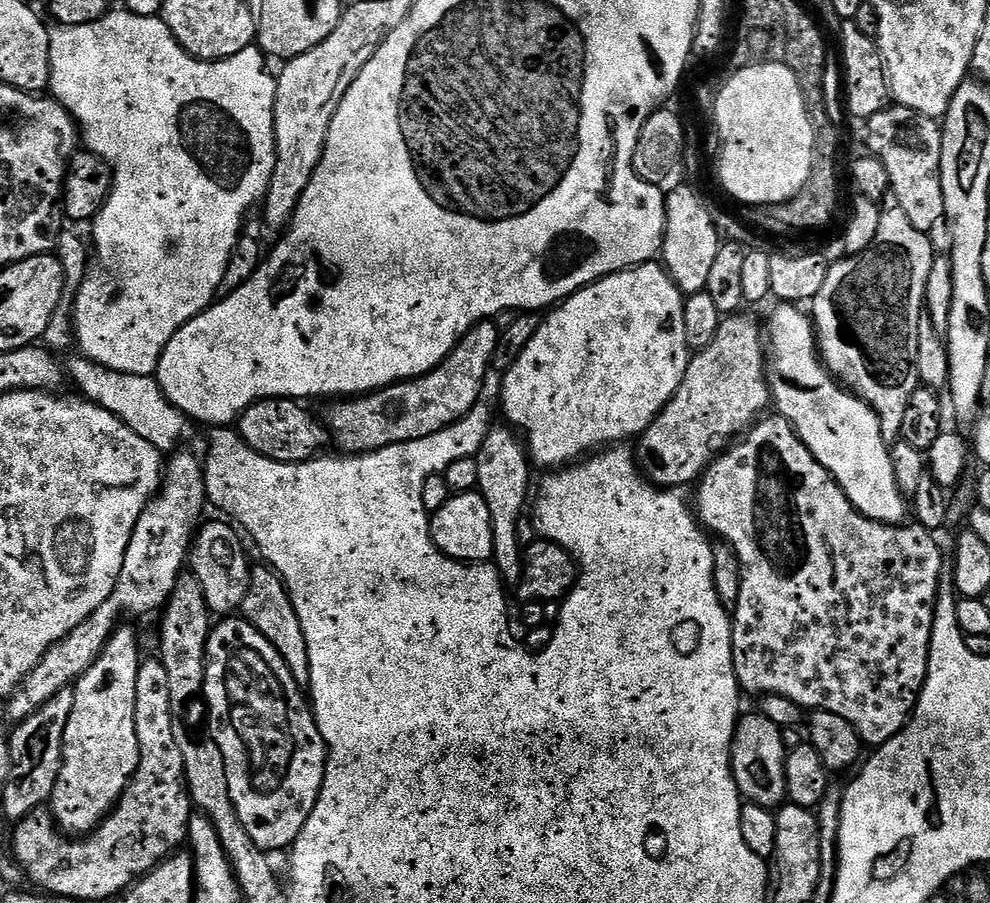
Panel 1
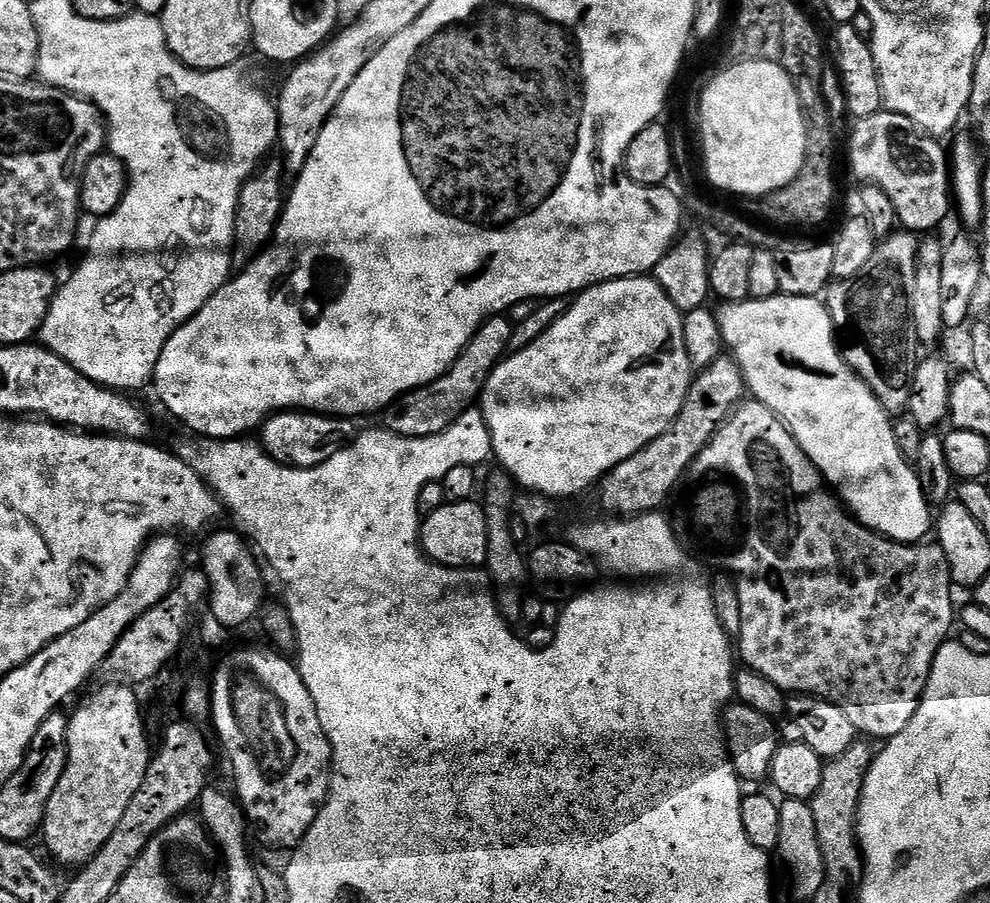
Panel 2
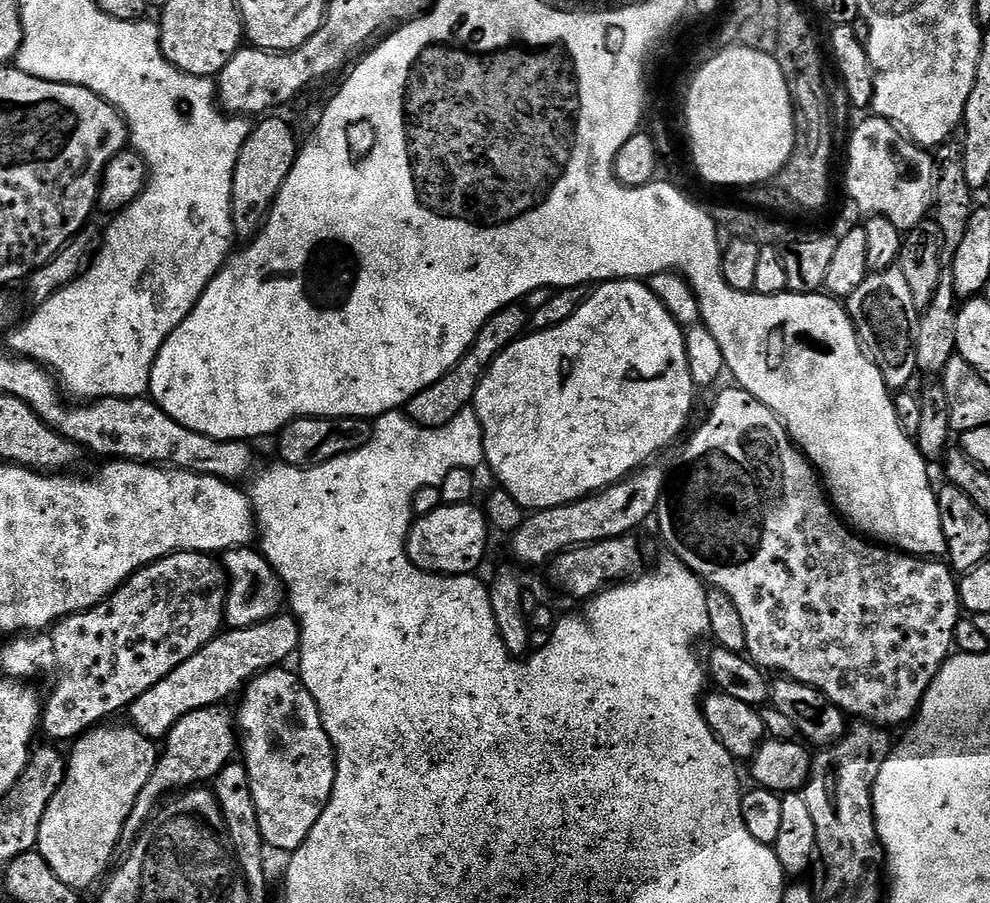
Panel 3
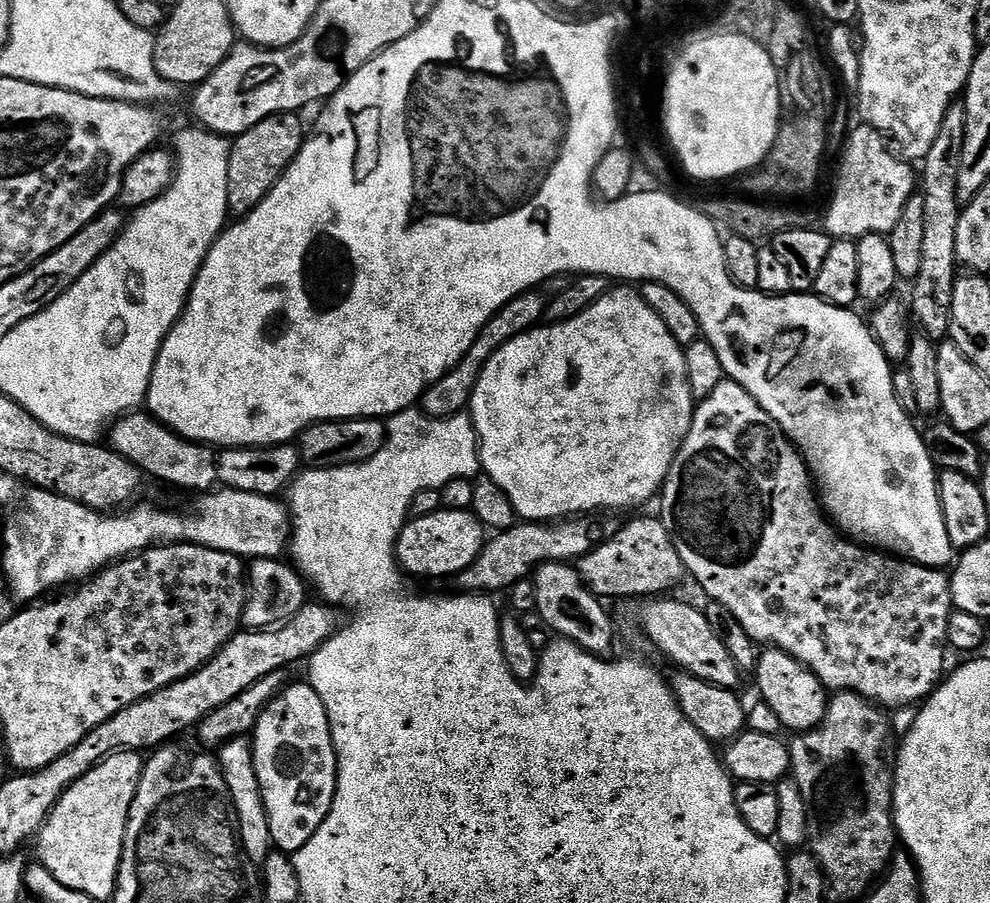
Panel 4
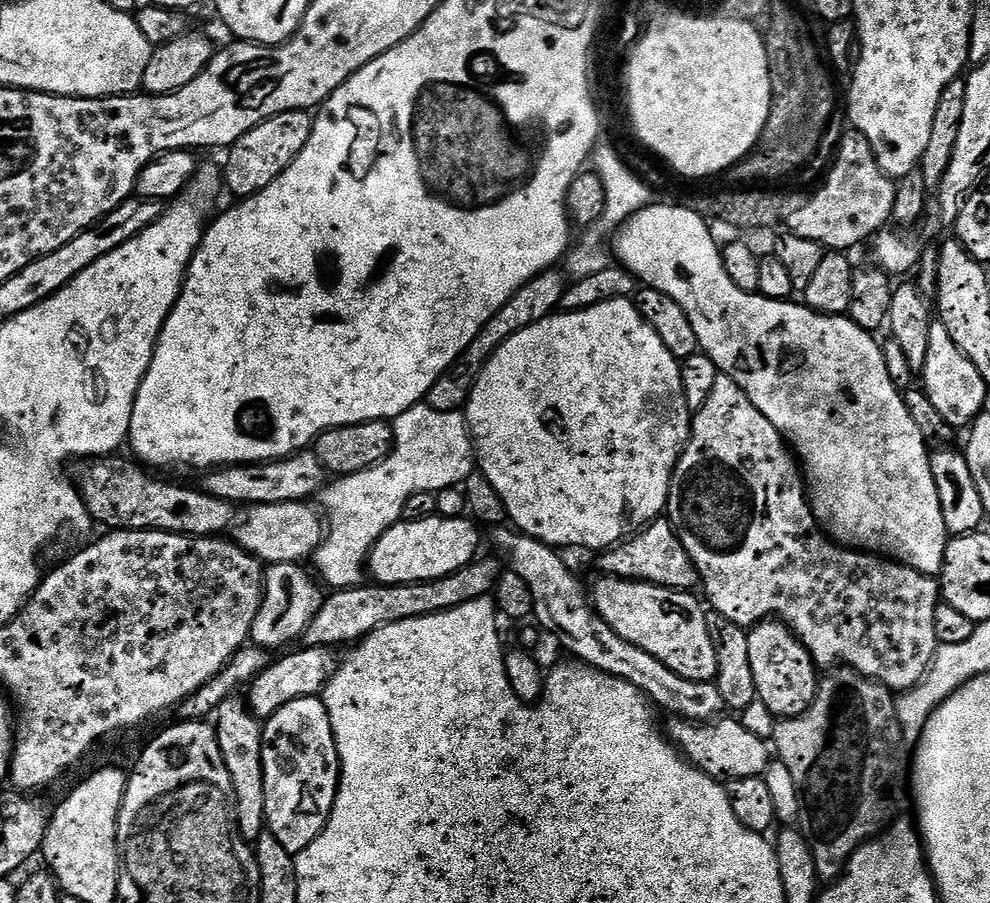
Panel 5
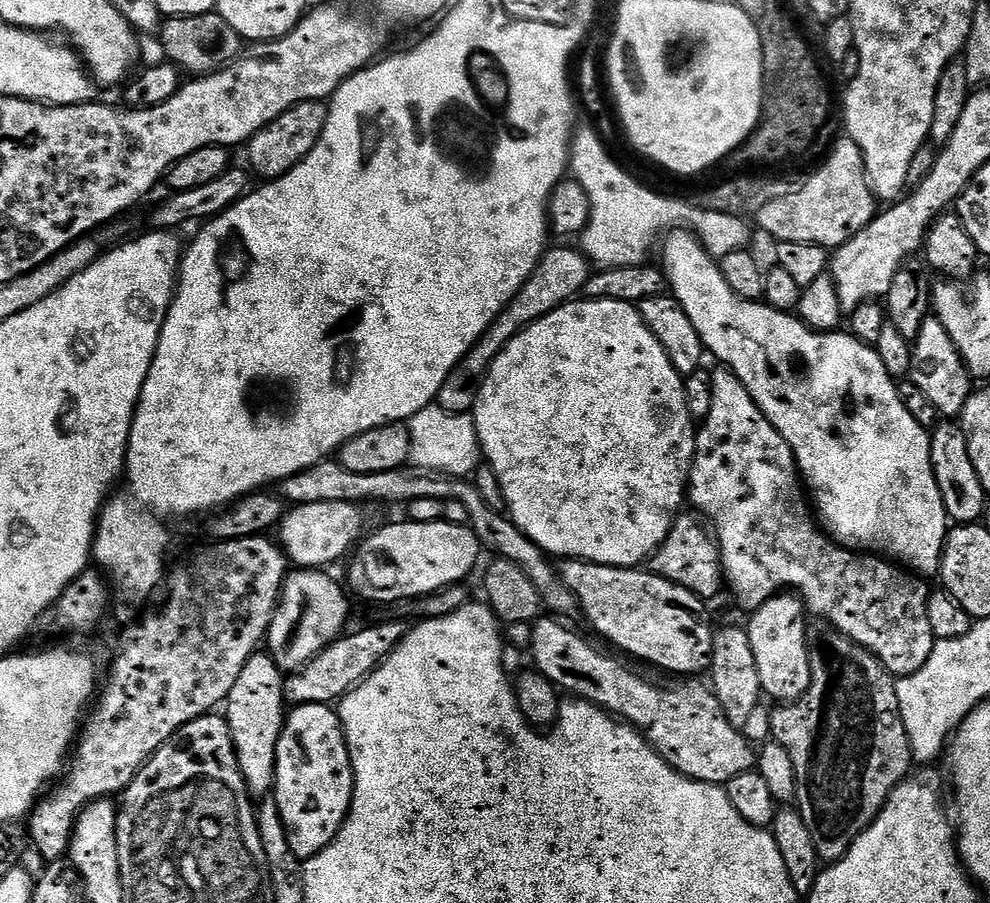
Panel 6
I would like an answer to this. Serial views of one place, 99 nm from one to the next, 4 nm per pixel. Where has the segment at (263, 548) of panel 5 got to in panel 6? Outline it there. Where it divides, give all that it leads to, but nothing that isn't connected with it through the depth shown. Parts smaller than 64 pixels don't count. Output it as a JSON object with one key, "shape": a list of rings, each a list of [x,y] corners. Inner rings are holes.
{"shape":[[[314,502],[313,504],[297,504],[285,511],[283,520],[278,525],[278,543],[284,555],[297,569],[320,570],[324,564],[332,564],[349,552],[360,532],[360,511],[354,504],[342,502]]]}

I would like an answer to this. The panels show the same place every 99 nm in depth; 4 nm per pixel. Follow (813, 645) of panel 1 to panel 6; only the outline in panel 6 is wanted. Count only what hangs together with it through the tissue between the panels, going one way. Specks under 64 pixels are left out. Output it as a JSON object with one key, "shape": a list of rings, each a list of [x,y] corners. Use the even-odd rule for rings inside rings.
{"shape":[[[723,366],[717,369],[711,373],[710,412],[696,433],[696,454],[688,469],[686,496],[714,533],[720,548],[720,566],[724,570],[726,588],[732,591],[737,606],[755,610],[771,596],[795,590],[805,609],[816,615],[813,617],[831,624],[846,634],[846,638],[877,656],[880,665],[893,677],[909,676],[914,670],[922,670],[937,641],[926,615],[929,589],[924,589],[920,585],[923,583],[903,567],[879,555],[861,554],[843,547],[825,535],[806,503],[806,492],[790,446],[766,419],[763,410],[734,373]]]}

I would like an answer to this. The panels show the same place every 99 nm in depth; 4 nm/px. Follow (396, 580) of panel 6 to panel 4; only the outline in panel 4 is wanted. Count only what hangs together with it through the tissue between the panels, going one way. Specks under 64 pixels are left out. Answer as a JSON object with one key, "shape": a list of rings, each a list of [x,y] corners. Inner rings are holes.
{"shape":[[[441,510],[430,514],[426,518],[409,519],[405,523],[404,529],[401,530],[400,536],[396,540],[396,562],[409,577],[429,576],[432,580],[438,579],[439,576],[454,578],[459,572],[466,570],[466,566],[474,563],[480,551],[484,549],[485,543],[486,529],[481,524],[480,519],[473,516],[471,511],[450,512]]]}

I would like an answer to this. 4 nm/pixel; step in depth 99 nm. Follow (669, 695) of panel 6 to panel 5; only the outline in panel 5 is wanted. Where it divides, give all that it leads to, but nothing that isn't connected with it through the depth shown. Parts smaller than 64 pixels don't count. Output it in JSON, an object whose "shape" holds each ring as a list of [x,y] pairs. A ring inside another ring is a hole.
{"shape":[[[672,718],[669,719],[668,728],[666,724],[666,735],[680,749],[688,763],[721,781],[763,776],[768,771],[768,765],[774,760],[769,741],[767,744],[758,733],[751,732],[746,725],[739,724],[736,720],[724,719],[720,718],[715,722],[693,722]]]}

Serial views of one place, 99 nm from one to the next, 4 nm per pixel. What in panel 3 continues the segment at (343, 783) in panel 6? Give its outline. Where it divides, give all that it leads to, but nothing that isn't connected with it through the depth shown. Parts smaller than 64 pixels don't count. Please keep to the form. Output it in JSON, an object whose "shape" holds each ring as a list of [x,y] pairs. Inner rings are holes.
{"shape":[[[271,668],[249,680],[234,719],[262,838],[269,849],[291,854],[306,842],[314,822],[328,805],[336,777],[336,754],[310,690],[295,671],[286,669]]]}

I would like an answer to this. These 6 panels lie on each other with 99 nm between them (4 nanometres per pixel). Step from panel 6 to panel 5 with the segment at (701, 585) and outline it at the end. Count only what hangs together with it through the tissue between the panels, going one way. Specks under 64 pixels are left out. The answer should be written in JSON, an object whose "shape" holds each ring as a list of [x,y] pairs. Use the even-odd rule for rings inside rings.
{"shape":[[[661,518],[640,529],[635,536],[599,553],[600,572],[623,580],[638,580],[645,584],[657,584],[663,588],[692,590],[700,584],[700,574],[688,551],[684,549],[671,520]]]}

